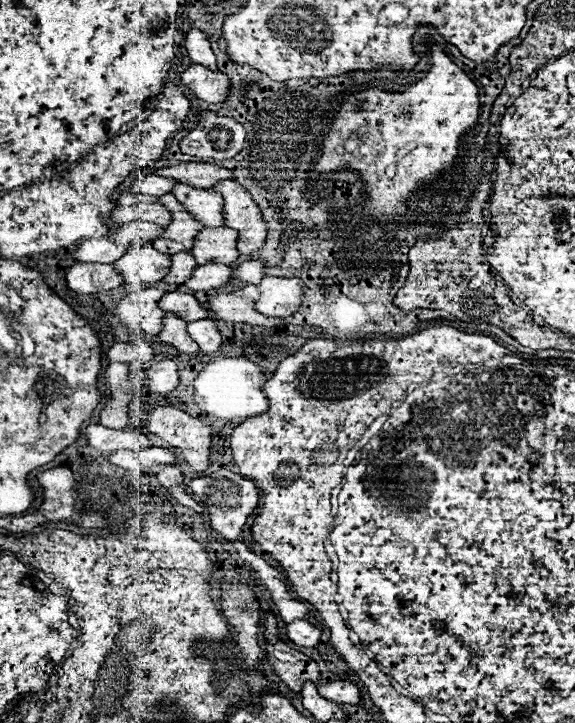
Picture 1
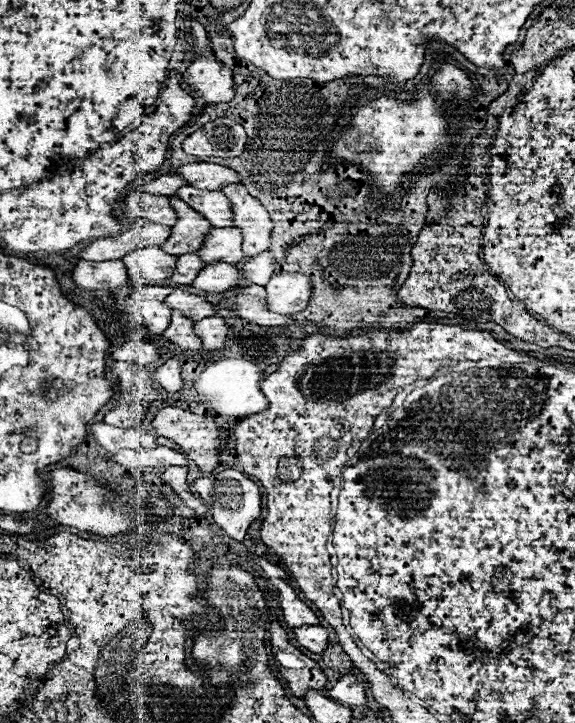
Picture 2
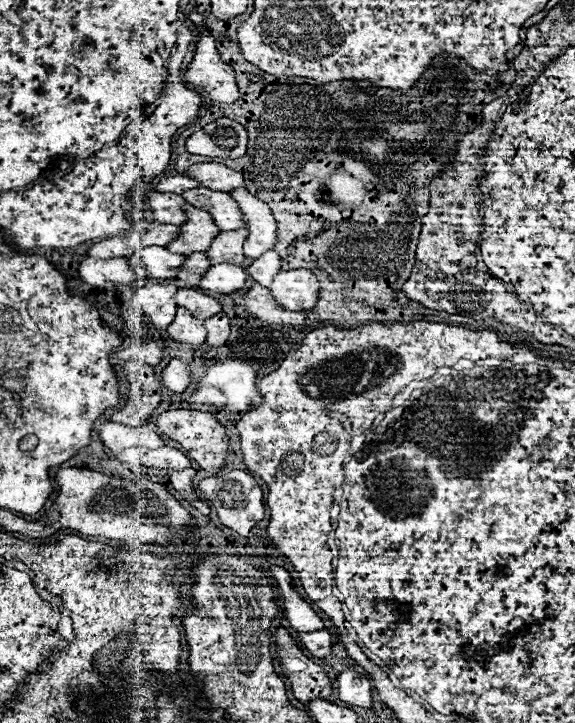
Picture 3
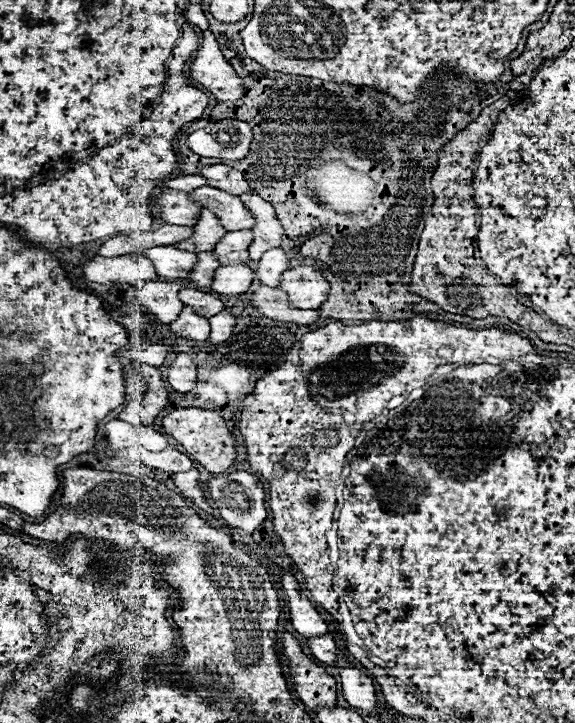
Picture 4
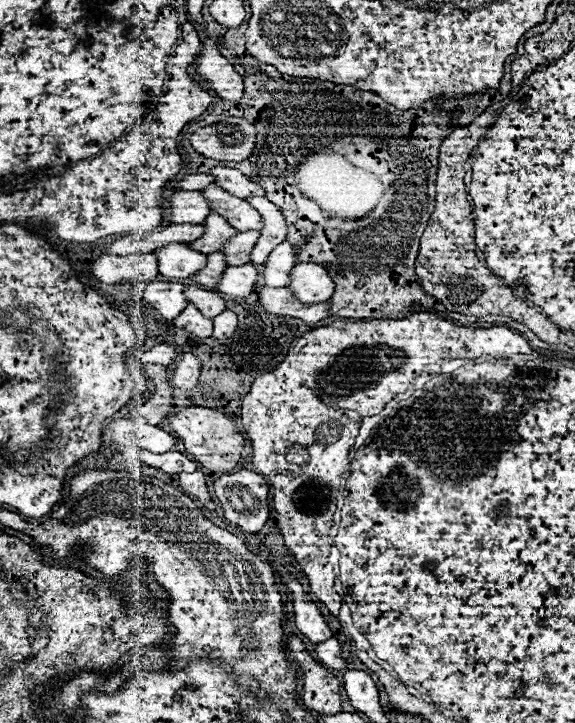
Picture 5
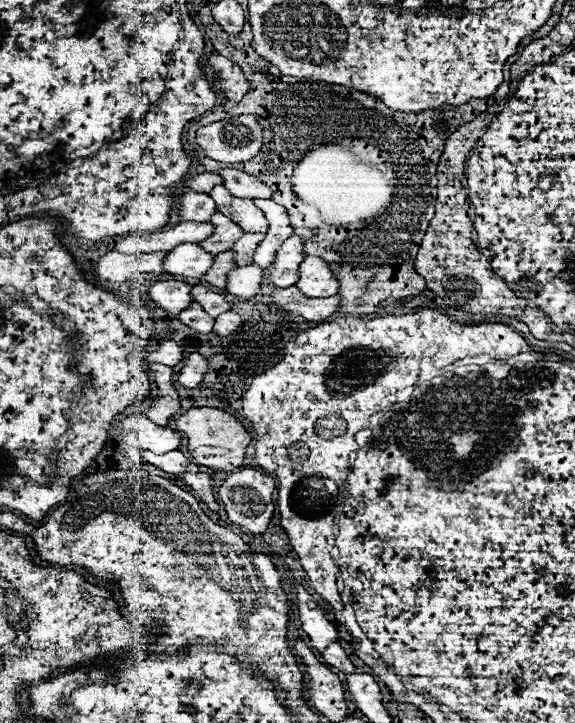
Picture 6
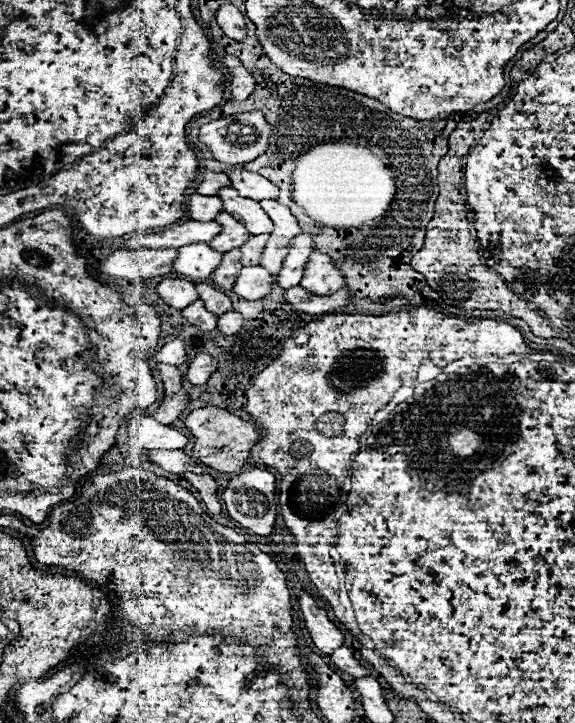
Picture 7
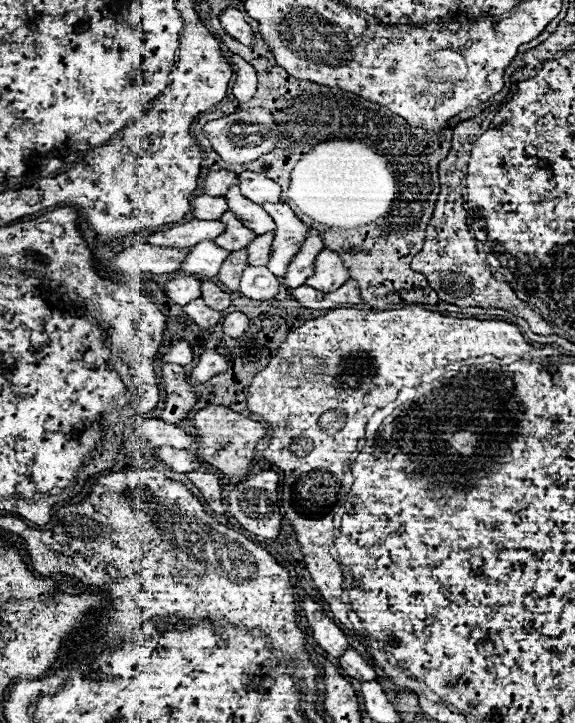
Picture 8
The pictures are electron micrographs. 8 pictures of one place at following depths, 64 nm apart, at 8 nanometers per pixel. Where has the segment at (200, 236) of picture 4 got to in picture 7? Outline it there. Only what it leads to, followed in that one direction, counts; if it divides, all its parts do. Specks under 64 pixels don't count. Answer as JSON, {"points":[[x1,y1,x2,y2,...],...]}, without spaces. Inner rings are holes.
{"points":[[228,212,218,214,216,222,222,224,222,232,210,242,210,246,218,252,230,252,234,248,240,248,240,244,244,244,244,240,248,240,250,236,250,232,240,222,236,222,236,218,228,216]]}

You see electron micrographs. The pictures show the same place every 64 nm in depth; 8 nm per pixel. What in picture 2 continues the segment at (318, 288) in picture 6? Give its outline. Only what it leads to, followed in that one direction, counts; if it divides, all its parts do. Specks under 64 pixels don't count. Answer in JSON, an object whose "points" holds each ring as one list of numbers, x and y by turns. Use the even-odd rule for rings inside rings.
{"points":[[274,274,266,284,266,304,278,314,298,314,312,298,312,280,306,274]]}

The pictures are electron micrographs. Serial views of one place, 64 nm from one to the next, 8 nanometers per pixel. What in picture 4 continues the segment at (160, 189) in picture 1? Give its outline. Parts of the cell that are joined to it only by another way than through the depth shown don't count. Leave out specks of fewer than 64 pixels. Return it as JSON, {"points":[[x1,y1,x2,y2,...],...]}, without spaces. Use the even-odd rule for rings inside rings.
{"points":[[188,174,188,176,178,176,178,178,172,178,172,180,164,180,162,184,164,184,164,188,170,188,170,190,192,192,200,186,206,186,208,180,204,180,204,176,200,176,200,174]]}

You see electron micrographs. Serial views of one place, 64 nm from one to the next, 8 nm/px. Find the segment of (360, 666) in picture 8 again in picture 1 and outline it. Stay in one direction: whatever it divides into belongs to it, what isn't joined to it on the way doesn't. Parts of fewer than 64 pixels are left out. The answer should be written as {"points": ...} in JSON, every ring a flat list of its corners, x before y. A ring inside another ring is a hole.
{"points":[[298,620,294,624,288,624,286,630,288,630,286,632,288,640,292,640,294,644,304,646,304,648,318,648,320,638,322,638,322,630,318,626,312,626,306,620]]}

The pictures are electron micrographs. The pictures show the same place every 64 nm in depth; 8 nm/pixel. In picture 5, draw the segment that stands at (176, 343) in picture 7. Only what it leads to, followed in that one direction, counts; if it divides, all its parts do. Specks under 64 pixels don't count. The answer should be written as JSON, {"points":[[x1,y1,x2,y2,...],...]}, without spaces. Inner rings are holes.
{"points":[[158,344,158,346,150,348,148,352,136,352,136,356,146,364,170,366,178,358,178,352,176,352,176,348,172,344]]}

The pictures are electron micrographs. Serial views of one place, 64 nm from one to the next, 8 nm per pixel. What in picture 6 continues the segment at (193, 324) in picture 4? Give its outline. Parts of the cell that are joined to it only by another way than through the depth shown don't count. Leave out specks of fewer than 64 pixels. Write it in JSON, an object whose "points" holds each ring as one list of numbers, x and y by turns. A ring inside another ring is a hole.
{"points":[[192,302,184,312,180,312,178,318,182,320,182,324,190,326,192,330,196,330,196,332,200,332,200,334,212,332,212,326,214,326,214,318,208,316,208,314,202,310,202,306,196,304,196,302]]}

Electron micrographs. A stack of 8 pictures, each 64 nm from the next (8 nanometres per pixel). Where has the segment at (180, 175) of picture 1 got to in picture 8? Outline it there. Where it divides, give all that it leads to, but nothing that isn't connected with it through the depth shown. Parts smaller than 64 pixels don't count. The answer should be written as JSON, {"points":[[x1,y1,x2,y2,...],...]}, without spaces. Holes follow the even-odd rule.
{"points":[[246,170,246,172,238,174,238,180,240,180,242,194,256,204,264,204,264,202,274,204,280,198,280,184,276,184,274,180,266,178,260,172]]}

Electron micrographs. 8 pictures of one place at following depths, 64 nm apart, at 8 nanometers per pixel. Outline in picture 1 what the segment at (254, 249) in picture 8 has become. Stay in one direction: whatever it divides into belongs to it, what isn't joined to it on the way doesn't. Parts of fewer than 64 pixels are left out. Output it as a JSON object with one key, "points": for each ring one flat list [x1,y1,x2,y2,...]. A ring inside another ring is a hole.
{"points":[[204,228,194,242,194,248,190,252,198,264,206,262,220,262,220,264,232,264,240,258,240,252,236,248,236,230,232,228]]}

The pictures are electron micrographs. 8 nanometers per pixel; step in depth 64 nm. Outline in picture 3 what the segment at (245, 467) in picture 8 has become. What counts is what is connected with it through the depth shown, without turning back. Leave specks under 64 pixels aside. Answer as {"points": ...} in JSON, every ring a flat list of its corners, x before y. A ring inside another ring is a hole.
{"points":[[168,410,156,420,156,426,160,428,162,434,180,442,186,454,194,458,204,470,218,474,226,466,226,454,230,452,230,440,226,436,226,428,216,420,216,414,200,412,200,410]]}

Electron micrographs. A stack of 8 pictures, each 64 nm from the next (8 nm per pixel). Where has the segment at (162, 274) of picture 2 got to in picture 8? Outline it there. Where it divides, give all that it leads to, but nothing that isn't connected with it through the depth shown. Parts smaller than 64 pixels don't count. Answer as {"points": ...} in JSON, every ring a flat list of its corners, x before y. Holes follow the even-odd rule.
{"points":[[204,240,196,246,192,246,190,254,186,256,186,260,182,262,182,272,184,274,196,274,196,276,202,276,202,278,214,278,224,260,228,258,228,250,216,246,212,240]]}

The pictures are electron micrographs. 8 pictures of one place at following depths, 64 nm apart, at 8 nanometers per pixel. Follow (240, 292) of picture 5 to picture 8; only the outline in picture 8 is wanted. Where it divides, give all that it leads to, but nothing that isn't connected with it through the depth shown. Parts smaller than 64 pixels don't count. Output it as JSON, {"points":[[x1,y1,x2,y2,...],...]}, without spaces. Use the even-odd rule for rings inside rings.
{"points":[[250,266,242,274,240,290,246,298,252,300,270,300,280,290,280,278,274,276,266,266]]}

